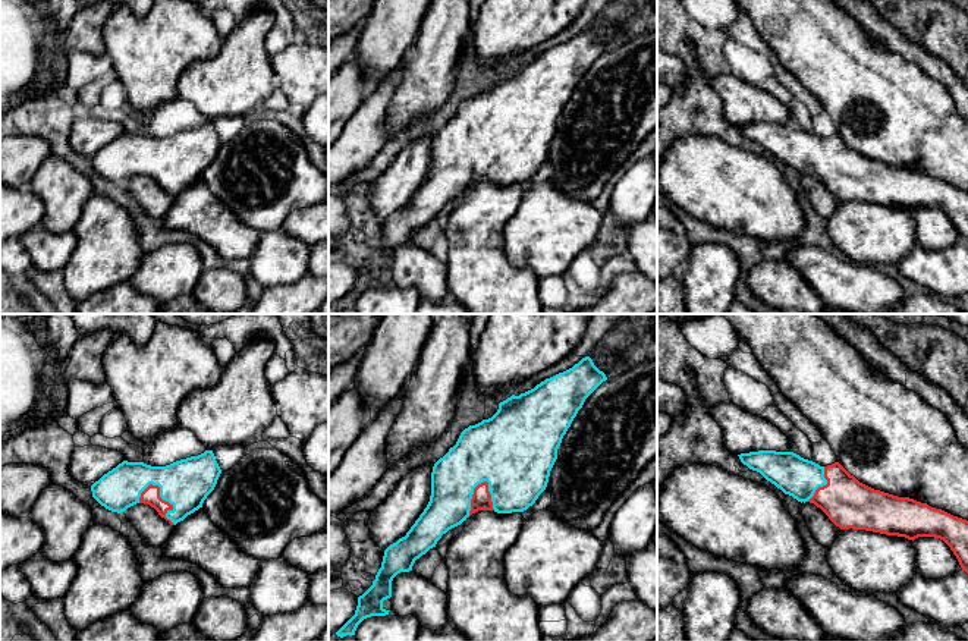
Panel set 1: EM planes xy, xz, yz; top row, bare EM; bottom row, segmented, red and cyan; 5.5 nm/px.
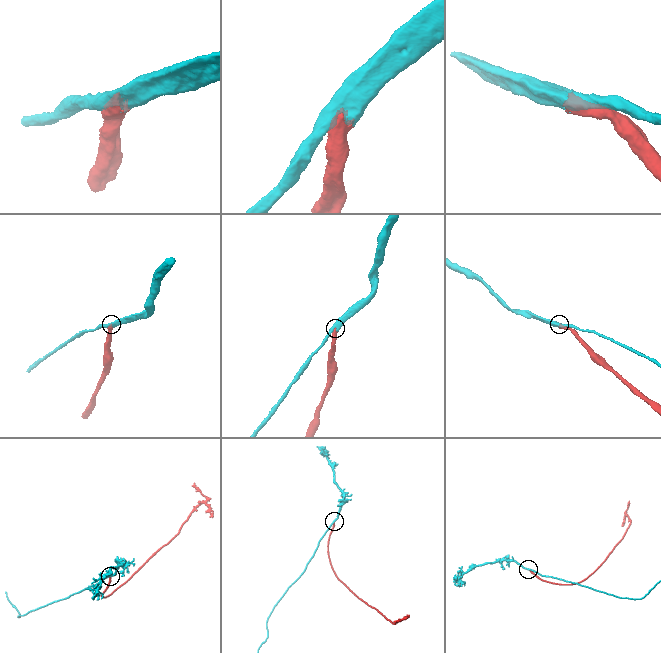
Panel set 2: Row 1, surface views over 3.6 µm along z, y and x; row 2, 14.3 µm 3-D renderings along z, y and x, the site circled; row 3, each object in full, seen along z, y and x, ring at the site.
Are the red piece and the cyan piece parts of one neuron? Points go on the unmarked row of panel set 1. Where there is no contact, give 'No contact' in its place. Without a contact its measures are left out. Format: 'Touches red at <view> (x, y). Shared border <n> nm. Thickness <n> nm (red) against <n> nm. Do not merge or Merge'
Touches red at xy (167, 173). Shared border 280 nm. Thickness 100 nm (red) against 260 nm. Merge

